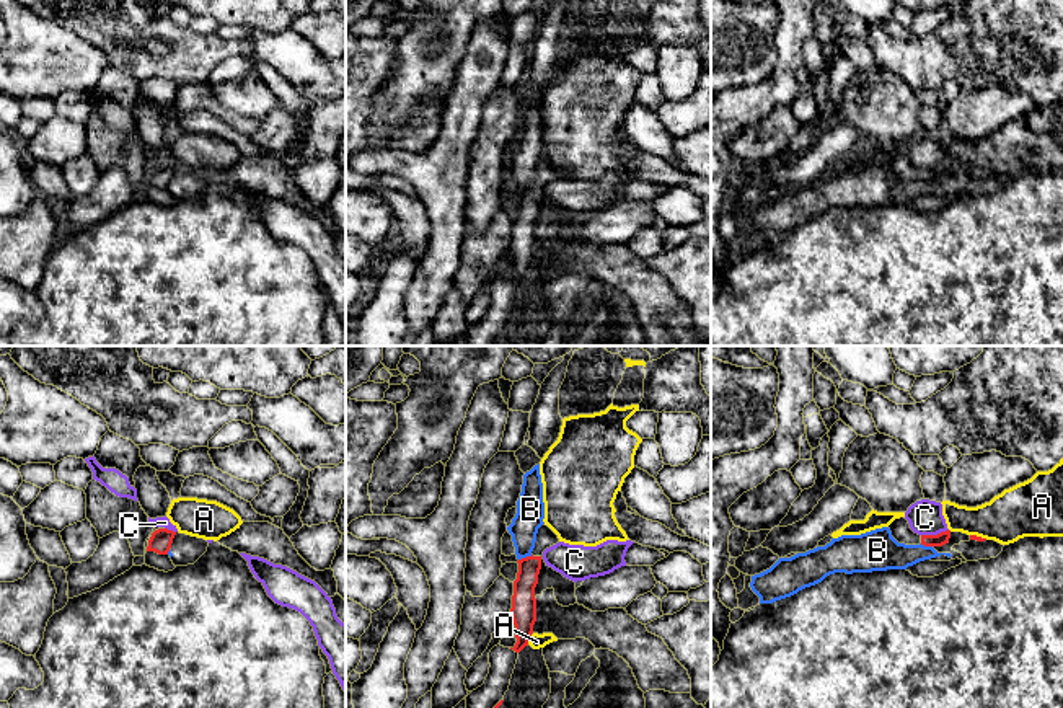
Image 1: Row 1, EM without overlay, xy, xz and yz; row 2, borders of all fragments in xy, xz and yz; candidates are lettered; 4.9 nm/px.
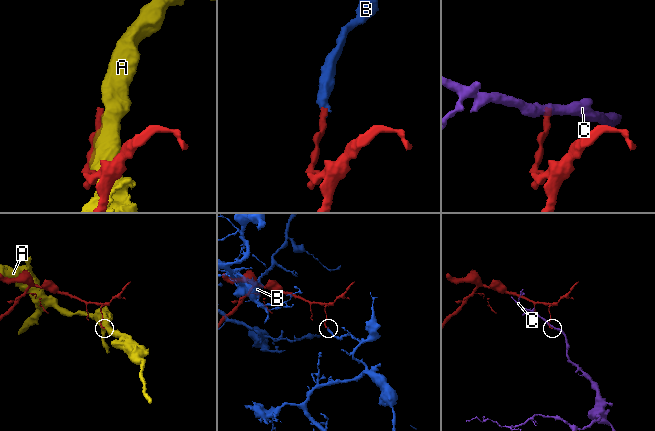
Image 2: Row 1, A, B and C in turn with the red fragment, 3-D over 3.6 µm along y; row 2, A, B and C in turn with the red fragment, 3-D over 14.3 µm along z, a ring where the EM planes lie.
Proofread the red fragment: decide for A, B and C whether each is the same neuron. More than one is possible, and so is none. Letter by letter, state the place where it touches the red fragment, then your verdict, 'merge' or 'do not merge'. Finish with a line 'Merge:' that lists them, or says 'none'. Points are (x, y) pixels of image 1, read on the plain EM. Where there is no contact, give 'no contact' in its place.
A: xz (529, 274) | do not merge
B: xz (527, 191) | do not merge
C: yz (935, 170) | do not merge
Merge: none

